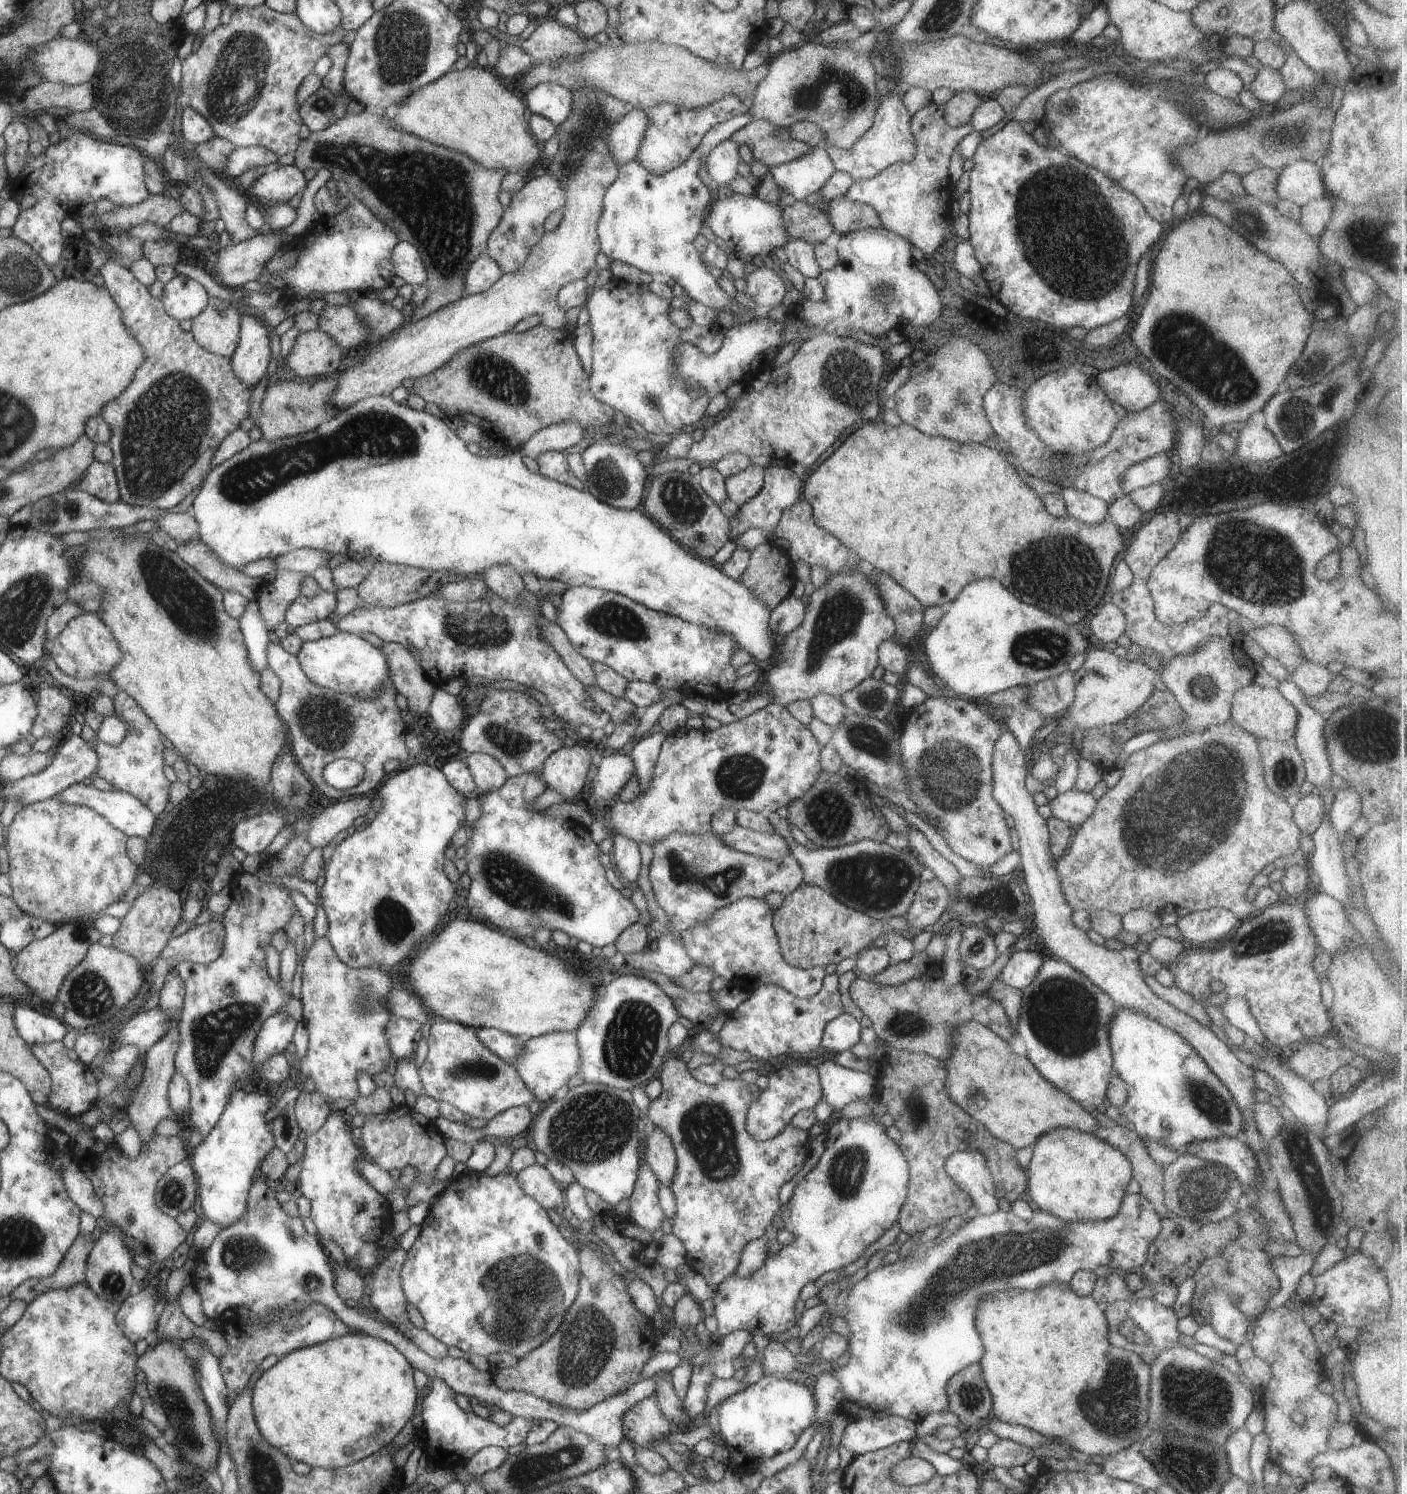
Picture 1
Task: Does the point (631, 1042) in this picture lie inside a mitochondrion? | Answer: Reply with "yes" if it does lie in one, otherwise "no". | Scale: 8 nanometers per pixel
yes

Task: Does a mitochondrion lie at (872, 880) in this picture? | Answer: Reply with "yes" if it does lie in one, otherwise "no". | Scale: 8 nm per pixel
yes

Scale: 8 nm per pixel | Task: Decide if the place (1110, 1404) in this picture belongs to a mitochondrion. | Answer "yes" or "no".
yes

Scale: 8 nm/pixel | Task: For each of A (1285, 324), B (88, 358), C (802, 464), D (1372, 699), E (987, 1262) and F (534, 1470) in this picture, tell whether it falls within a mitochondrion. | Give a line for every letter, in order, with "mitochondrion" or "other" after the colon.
A: other
B: other
C: other
D: other
E: mitochondrion
F: mitochondrion

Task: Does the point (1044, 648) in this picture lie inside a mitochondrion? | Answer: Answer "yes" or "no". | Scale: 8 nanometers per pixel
yes

